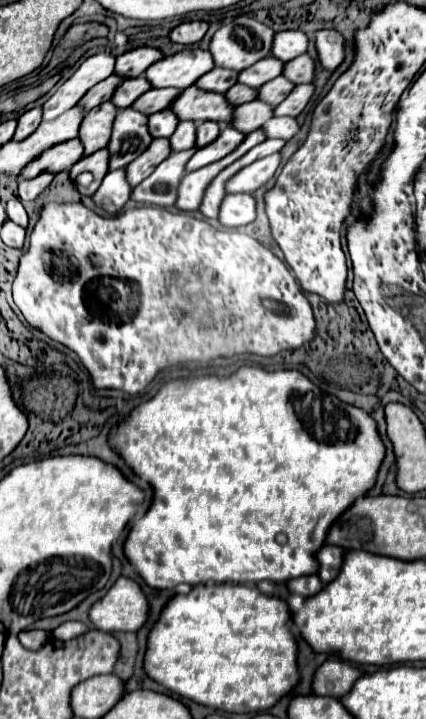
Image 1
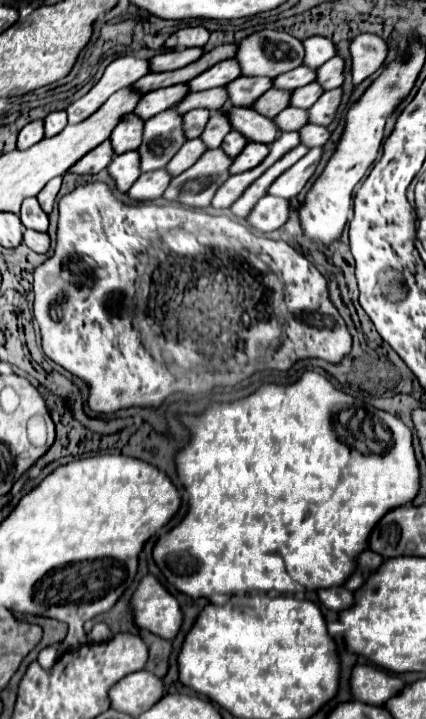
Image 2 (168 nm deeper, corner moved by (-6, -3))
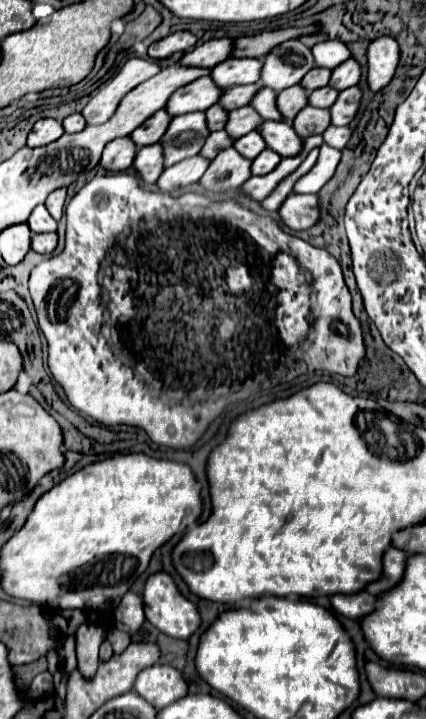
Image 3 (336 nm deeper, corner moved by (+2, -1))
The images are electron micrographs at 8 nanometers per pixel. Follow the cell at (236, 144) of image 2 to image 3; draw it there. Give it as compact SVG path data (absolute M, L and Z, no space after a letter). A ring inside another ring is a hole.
M250 132L250 134L244 134L244 136L240 136L240 138L236 138L234 140L234 144L232 144L232 148L236 150L236 152L240 152L244 158L254 158L256 154L260 154L260 150L264 150L266 146L264 146L264 140L260 138L260 134L256 134L256 132Z

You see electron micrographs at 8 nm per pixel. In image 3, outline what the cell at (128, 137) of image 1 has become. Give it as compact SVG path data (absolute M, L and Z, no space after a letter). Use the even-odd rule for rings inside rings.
M204 112L174 116L158 142L164 152L164 166L196 156L208 134L210 132L204 128Z

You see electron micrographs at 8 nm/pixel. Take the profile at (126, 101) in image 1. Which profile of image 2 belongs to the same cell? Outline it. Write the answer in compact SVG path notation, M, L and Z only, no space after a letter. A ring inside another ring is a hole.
M174 84L174 86L168 86L168 88L152 90L152 92L142 96L142 100L136 106L134 114L148 120L148 118L152 118L152 116L180 104L180 100L184 100L184 96L188 96L188 92L190 92L188 84Z

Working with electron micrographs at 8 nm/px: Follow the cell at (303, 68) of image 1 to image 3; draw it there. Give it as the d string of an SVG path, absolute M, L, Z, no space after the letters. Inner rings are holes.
M348 58L342 62L342 66L338 64L336 70L332 68L332 76L330 76L330 86L336 90L344 90L348 86L356 86L360 80L360 66L354 58Z

